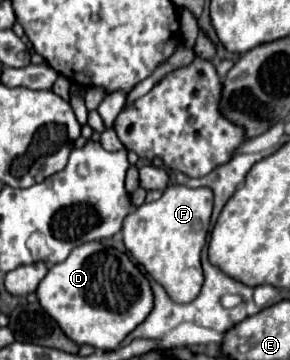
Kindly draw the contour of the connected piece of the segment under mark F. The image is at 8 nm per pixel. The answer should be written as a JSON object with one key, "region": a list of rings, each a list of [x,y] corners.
{"region":[[[181,184],[167,186],[157,202],[141,204],[125,218],[123,242],[131,256],[141,264],[177,302],[195,300],[203,288],[201,250],[207,242],[213,210],[211,188],[187,188]]]}

